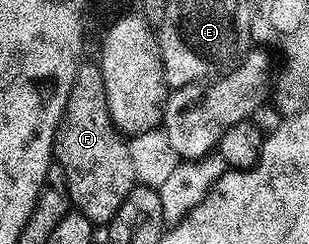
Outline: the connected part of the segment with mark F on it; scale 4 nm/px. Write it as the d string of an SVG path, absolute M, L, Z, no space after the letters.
M83 61L76 69L54 138L53 162L57 170L58 167L62 170L60 179L73 210L95 225L110 224L116 217L116 209L124 205L124 197L136 186L130 144L112 121L102 68L97 62Z

